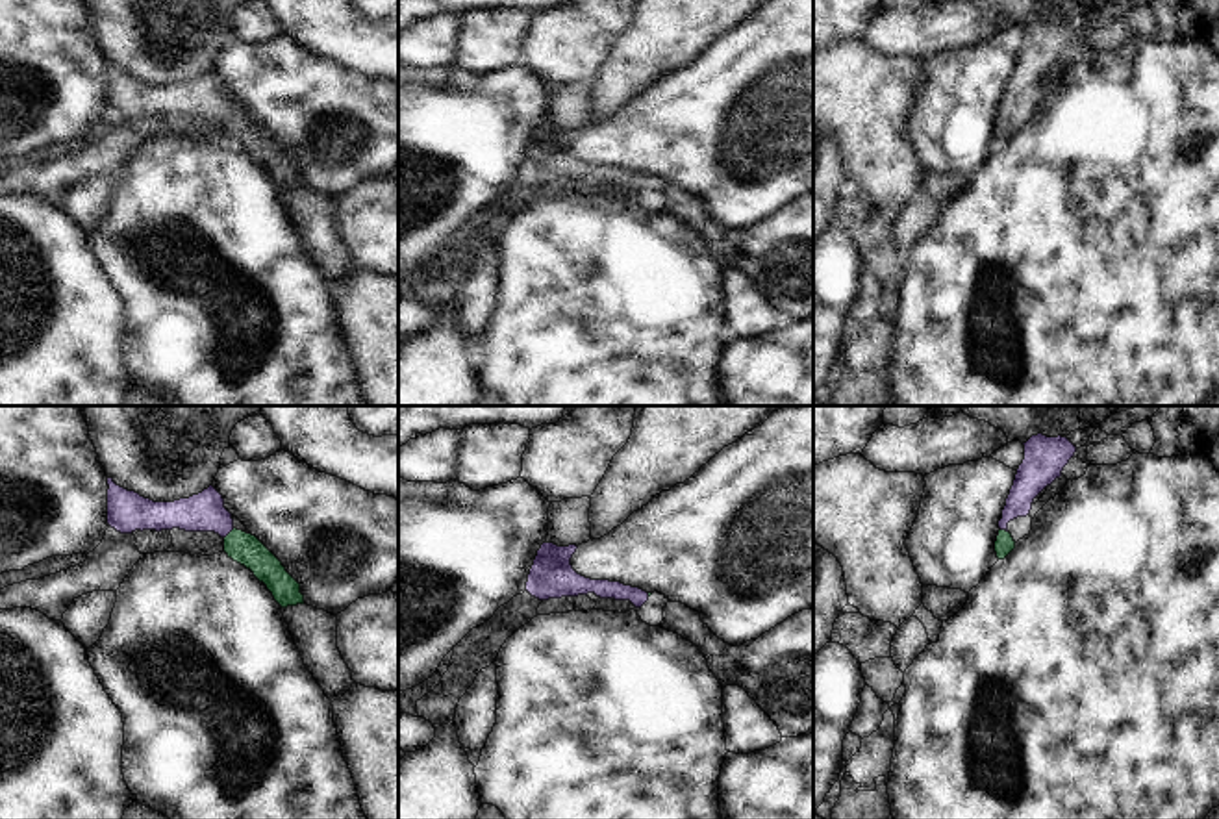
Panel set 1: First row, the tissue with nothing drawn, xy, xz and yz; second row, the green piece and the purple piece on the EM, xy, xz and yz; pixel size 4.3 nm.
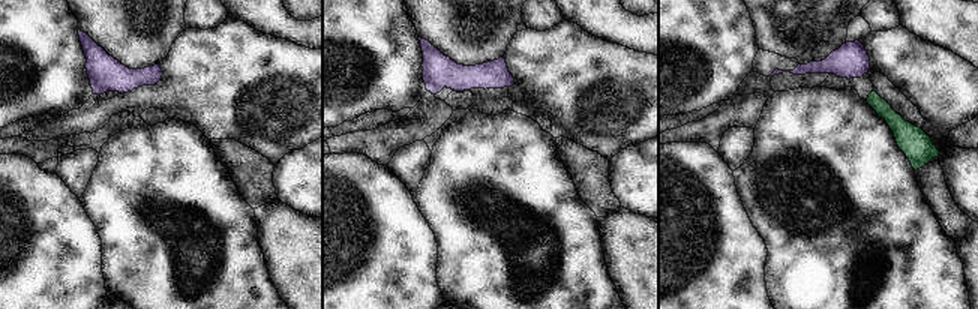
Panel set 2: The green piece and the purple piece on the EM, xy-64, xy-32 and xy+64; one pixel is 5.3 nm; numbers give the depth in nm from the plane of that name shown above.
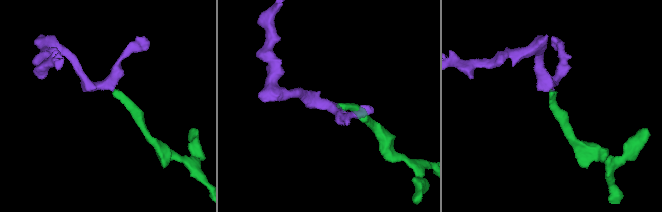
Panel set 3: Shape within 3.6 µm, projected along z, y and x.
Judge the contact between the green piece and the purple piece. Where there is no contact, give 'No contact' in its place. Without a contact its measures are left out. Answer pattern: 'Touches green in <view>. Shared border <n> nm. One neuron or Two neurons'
Touches green in xy. Shared border 60 nm. One neuron.

